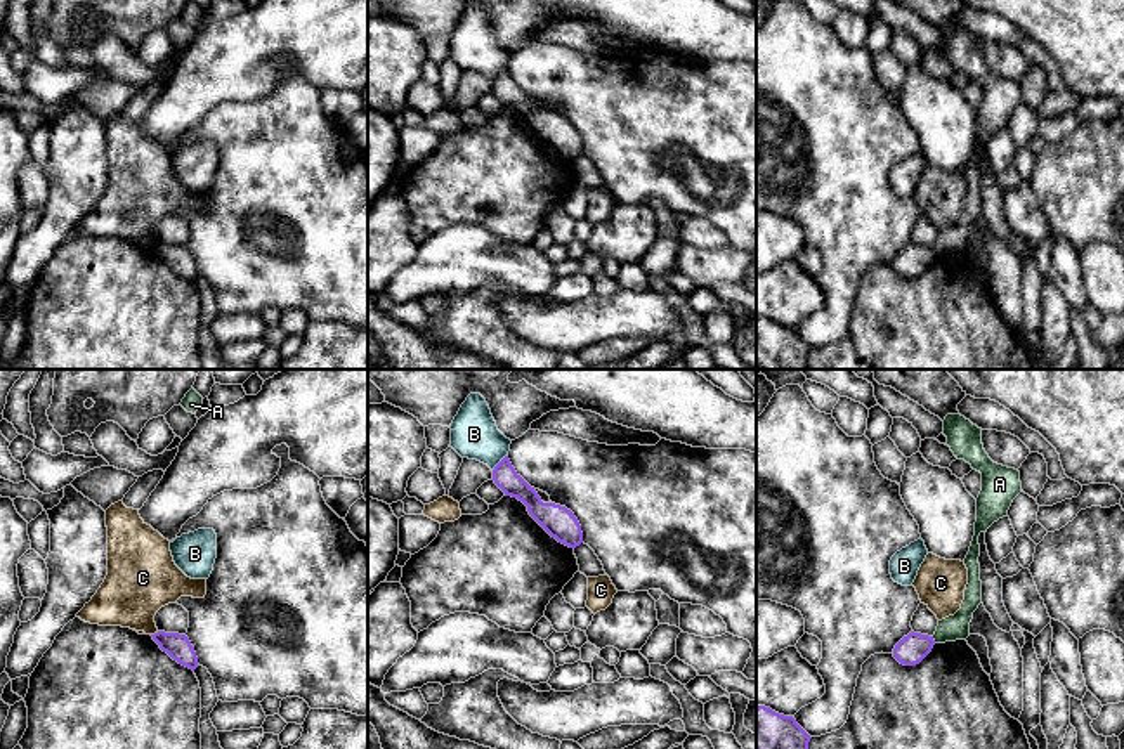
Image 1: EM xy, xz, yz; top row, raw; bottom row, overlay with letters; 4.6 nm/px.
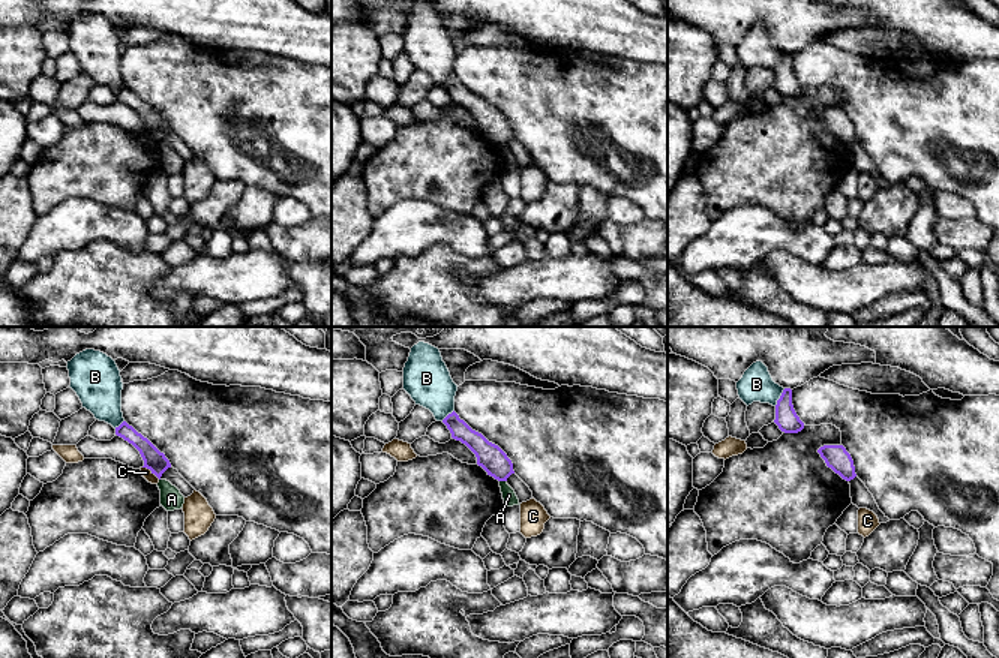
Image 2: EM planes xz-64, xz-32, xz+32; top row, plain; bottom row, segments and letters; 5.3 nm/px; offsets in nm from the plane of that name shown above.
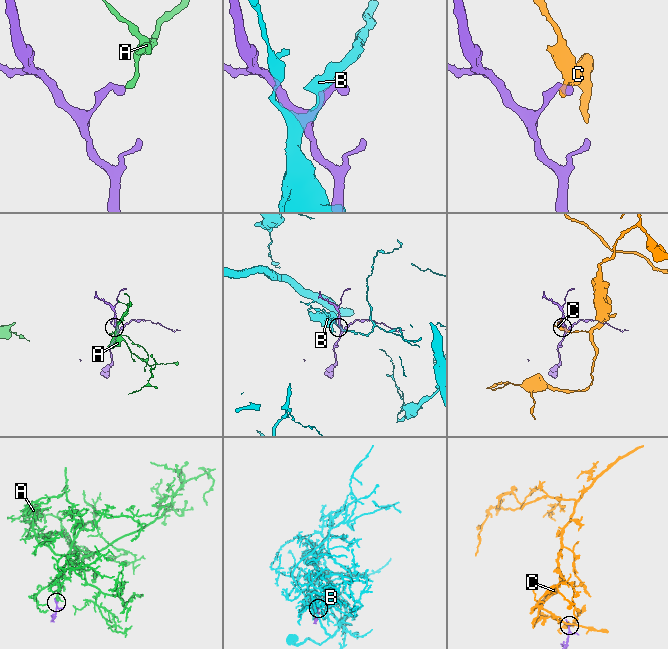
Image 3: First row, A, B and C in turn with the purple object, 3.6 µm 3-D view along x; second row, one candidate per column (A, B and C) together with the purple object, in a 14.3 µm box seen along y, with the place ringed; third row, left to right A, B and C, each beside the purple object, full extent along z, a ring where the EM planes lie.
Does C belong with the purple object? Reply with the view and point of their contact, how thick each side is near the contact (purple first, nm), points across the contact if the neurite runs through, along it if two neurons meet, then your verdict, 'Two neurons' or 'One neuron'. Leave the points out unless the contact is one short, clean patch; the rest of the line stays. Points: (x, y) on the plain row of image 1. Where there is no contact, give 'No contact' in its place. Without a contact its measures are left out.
Touches purple at xy (155, 245). Thickness 120 nm (purple) against 300 nm. Boundary: xy (158, 243), (151, 247). Two neurons

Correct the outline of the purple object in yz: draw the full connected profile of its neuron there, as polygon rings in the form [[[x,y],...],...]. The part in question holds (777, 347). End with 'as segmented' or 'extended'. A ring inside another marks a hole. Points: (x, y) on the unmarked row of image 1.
[[[756,317],[756,366],[760,369],[808,369],[810,350],[793,328]]] | as segmented

